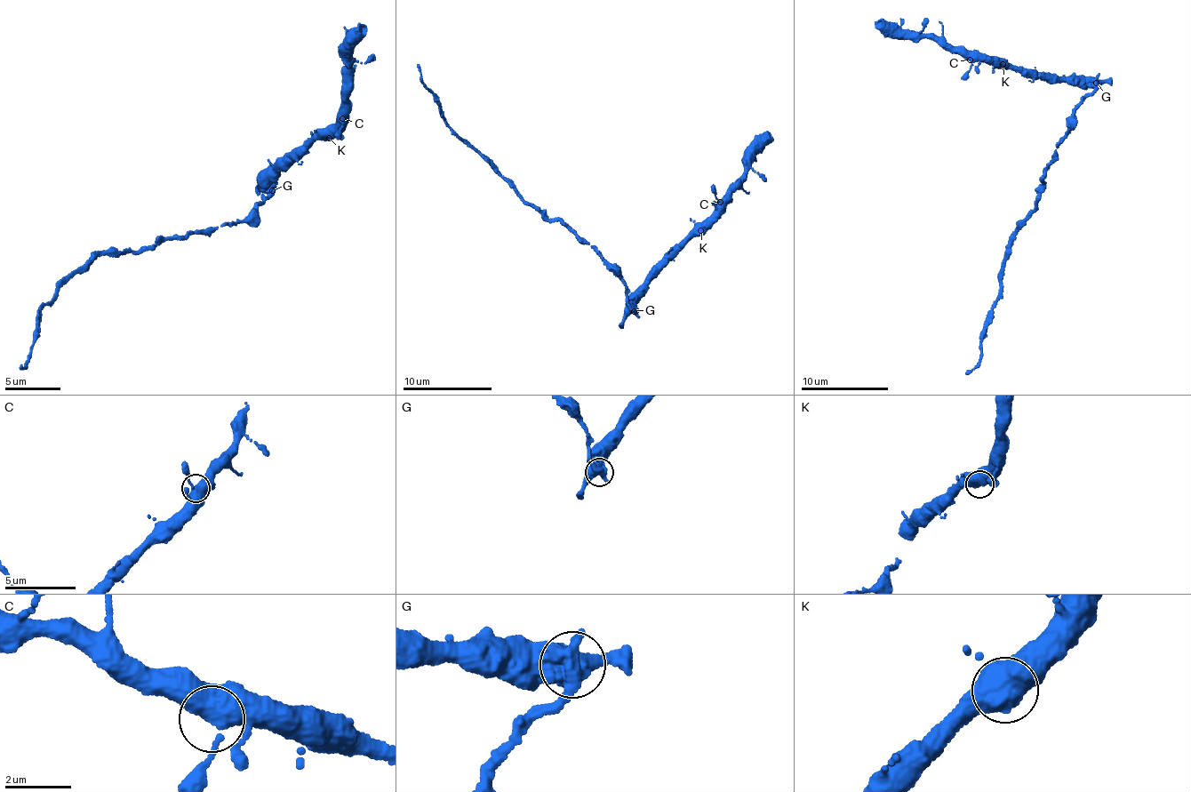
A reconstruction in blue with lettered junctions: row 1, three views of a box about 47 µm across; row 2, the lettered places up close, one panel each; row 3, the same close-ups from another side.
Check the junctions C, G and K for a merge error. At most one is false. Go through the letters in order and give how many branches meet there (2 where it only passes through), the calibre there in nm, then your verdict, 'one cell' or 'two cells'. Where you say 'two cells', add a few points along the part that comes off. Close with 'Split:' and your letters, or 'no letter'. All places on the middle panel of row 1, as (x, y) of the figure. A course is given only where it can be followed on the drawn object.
C: branches 3; calibre 460 nm; one cell
G: branches 2; calibre 600 nm; two cells; course (633, 310), (619, 275), (588, 244), (582, 243), (558, 220), (550, 221), (445, 122), (417, 64)
K: branches 2; calibre 650 nm; one cell
Split: G

